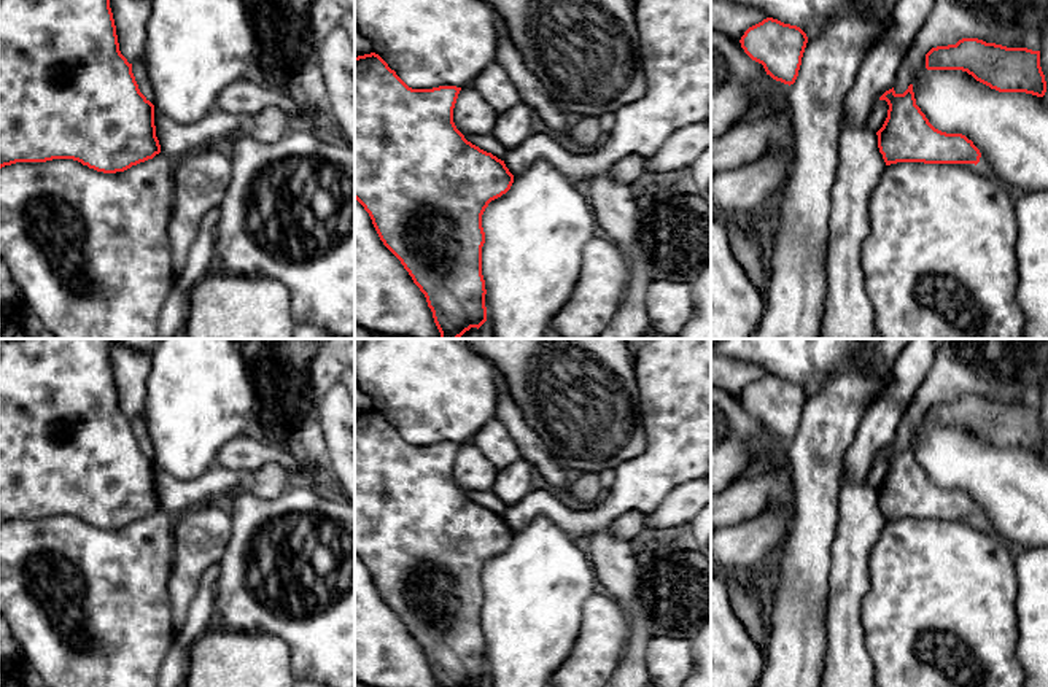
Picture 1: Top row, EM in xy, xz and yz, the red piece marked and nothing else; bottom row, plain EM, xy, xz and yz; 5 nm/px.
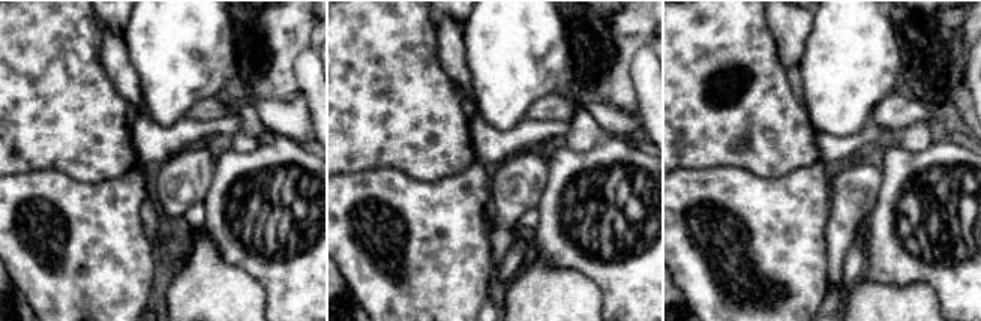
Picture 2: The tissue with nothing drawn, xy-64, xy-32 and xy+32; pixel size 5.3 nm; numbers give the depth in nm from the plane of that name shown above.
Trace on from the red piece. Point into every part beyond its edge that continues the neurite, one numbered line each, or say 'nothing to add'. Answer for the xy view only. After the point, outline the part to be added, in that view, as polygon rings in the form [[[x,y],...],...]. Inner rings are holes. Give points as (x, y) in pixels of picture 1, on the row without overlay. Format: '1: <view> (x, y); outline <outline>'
nothing to add

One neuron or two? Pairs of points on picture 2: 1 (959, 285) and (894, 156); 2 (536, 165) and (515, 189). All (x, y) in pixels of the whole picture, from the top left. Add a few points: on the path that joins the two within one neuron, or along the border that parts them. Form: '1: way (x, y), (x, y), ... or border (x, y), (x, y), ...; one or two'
1: way (920, 270), (914, 269), (888, 243), (890, 195); one
2: way (530, 171), (518, 183); one

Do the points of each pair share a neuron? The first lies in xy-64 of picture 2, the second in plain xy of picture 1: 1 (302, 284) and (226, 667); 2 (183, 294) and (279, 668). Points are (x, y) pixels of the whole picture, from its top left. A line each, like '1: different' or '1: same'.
1: different
2: same

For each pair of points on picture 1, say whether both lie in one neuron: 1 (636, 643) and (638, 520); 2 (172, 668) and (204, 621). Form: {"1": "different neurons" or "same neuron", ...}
{"1": "different neurons", "2": "same neuron"}

